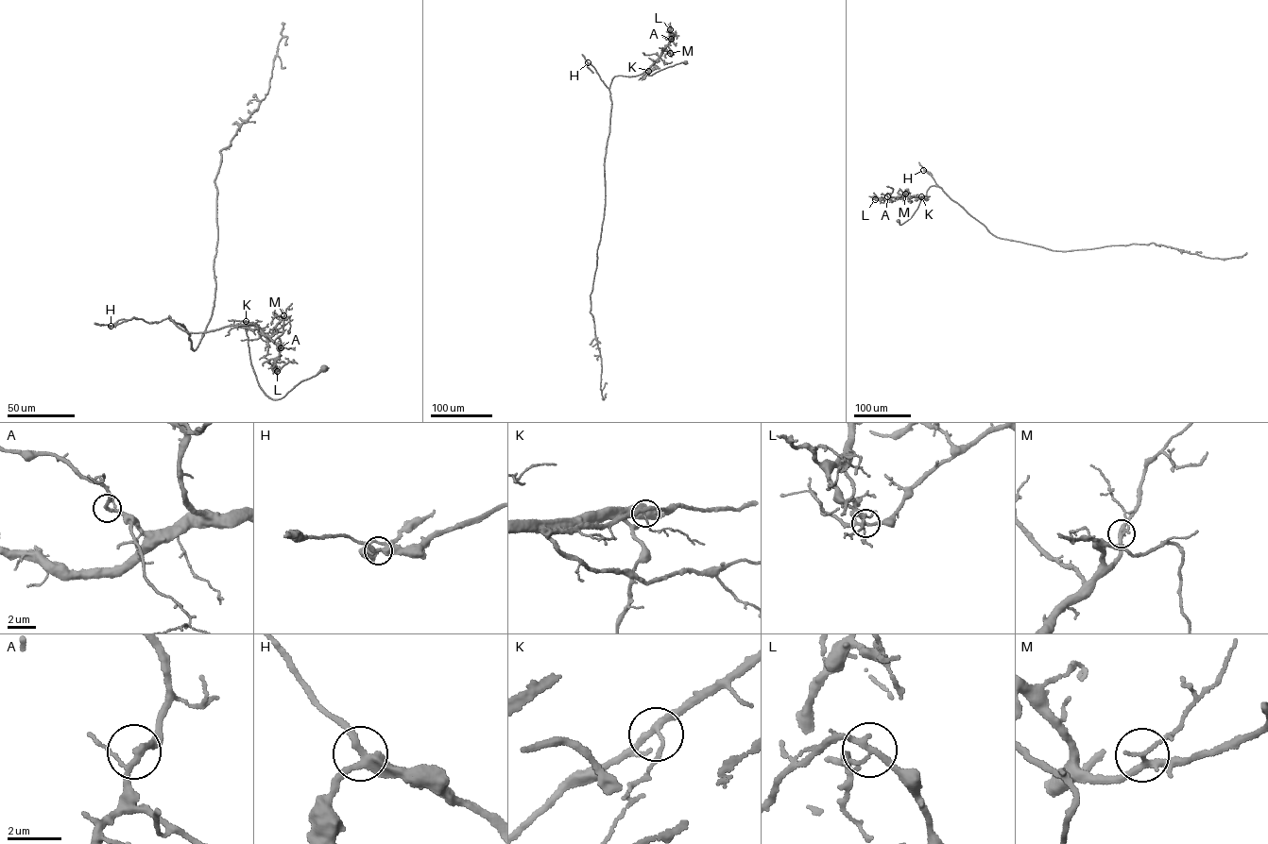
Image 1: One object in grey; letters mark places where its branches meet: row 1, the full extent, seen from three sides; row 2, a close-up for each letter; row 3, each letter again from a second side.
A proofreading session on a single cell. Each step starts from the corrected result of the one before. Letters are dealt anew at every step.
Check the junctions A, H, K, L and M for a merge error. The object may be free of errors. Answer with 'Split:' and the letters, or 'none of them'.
Split: L

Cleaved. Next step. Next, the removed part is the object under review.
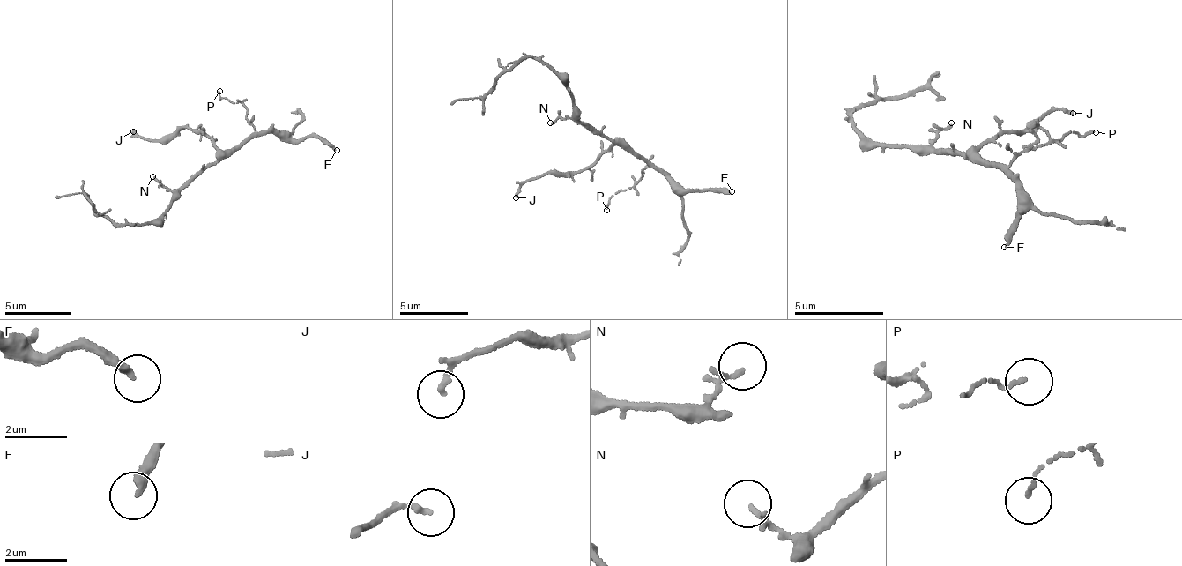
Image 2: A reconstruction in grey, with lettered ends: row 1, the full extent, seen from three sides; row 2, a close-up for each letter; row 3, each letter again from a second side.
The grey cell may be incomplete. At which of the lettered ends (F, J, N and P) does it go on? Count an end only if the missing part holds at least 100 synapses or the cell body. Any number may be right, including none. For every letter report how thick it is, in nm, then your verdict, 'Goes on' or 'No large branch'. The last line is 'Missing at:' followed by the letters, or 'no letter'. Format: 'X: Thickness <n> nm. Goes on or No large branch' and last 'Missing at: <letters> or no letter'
F: Thickness 260 nm. Goes on
J: Thickness 160 nm. No large branch
N: Thickness 100 nm. No large branch
P: Thickness 100 nm. No large branch
Missing at: F

